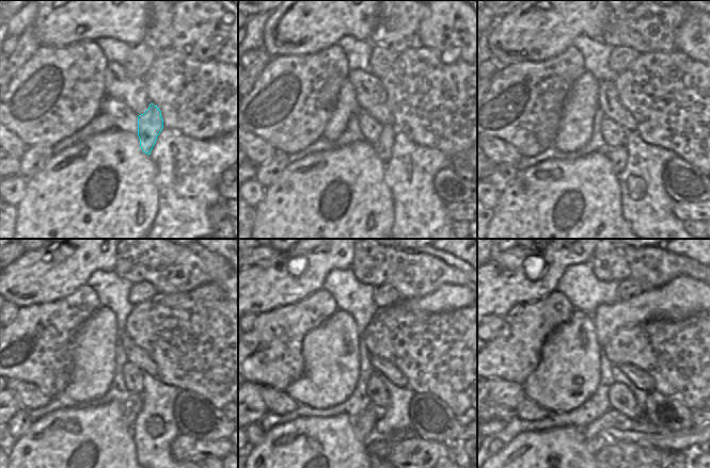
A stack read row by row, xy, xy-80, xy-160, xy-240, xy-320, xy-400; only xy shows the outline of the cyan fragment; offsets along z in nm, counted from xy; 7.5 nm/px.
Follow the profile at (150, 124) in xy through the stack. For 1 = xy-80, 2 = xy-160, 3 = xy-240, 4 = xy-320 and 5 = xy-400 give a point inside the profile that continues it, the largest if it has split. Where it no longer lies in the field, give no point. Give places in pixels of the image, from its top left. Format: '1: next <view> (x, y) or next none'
1: next xy-80 (383, 146)
2: next xy-160 (617, 156)
3: next xy-240 (131, 407)
4: next xy-320 (365, 423)
5: next xy-400 (594, 446)

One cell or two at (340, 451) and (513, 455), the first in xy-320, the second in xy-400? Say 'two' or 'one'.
one

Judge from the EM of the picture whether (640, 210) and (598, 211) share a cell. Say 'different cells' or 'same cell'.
different cells

